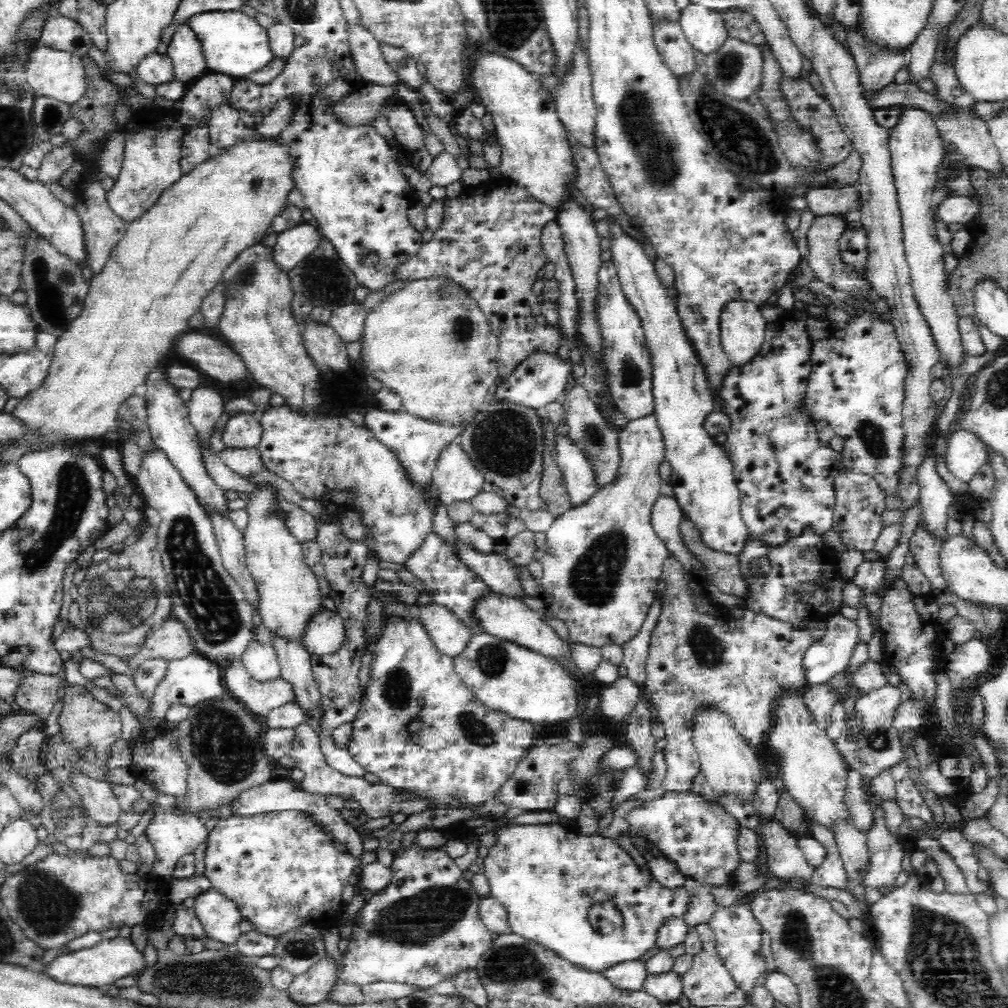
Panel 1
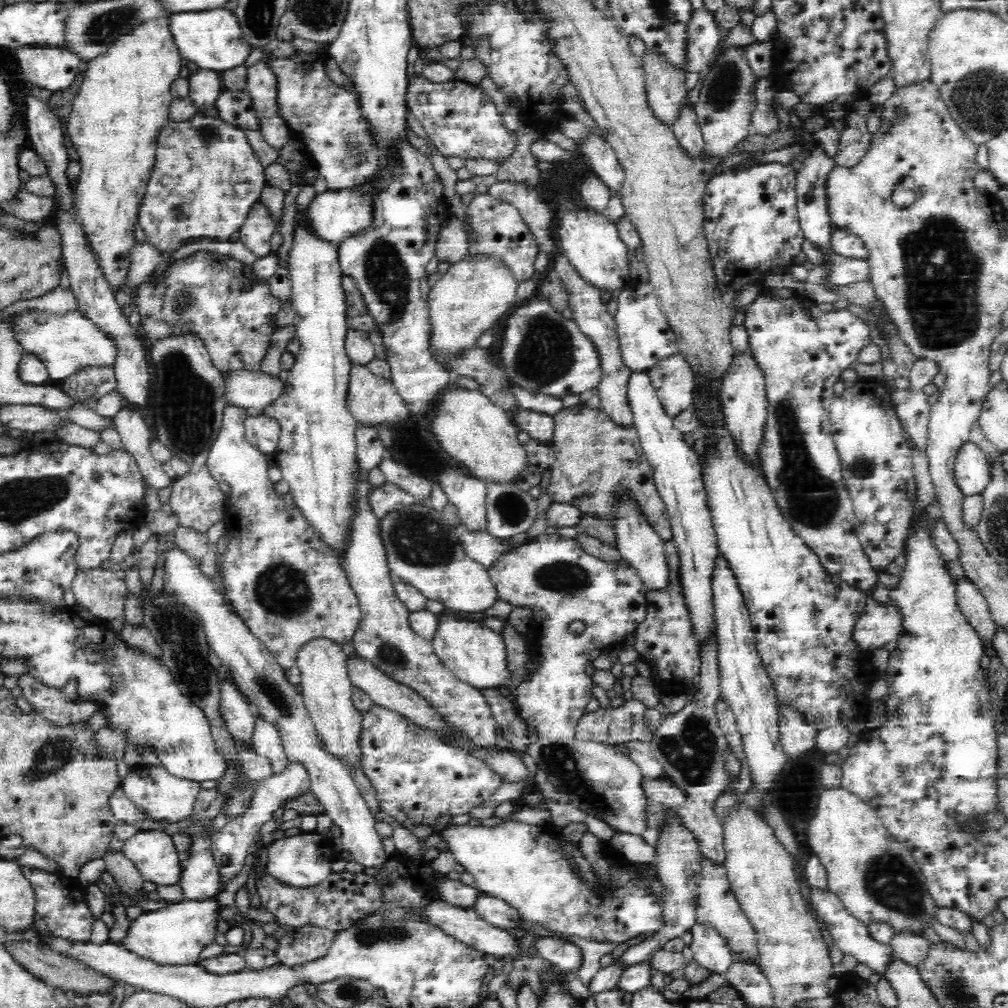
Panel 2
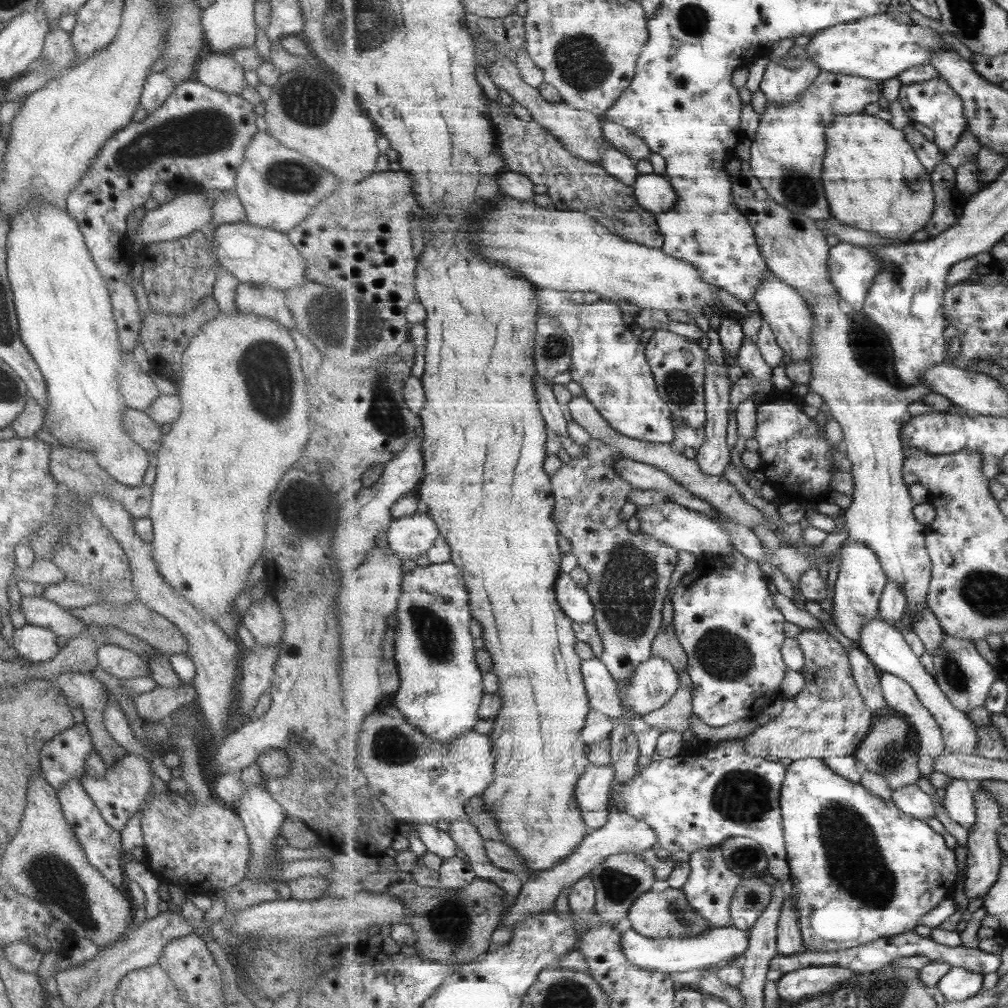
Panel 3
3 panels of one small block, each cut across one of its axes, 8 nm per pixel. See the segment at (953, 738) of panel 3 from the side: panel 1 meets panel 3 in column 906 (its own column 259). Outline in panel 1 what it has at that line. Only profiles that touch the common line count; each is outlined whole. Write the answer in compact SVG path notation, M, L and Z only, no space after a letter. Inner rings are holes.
M254 632L247 642L246 650L243 650L240 661L242 667L256 681L266 682L281 677L281 665L274 645L270 642L260 642Z

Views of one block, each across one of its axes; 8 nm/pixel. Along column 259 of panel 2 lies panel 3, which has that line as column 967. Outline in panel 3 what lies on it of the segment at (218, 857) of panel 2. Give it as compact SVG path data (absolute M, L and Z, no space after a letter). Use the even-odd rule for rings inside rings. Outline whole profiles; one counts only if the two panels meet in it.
M953 778L945 790L943 805L950 818L966 830L974 828L978 816L973 783Z

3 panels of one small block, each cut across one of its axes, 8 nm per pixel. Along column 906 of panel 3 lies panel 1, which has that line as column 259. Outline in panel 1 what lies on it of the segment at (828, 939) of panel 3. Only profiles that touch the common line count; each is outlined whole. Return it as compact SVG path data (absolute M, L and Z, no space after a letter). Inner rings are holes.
M292 809L253 815L231 814L216 822L207 839L204 876L211 887L237 905L241 919L250 922L255 932L276 939L306 924L321 929L338 928L342 922L343 890L359 861L334 847L324 823L309 811Z

